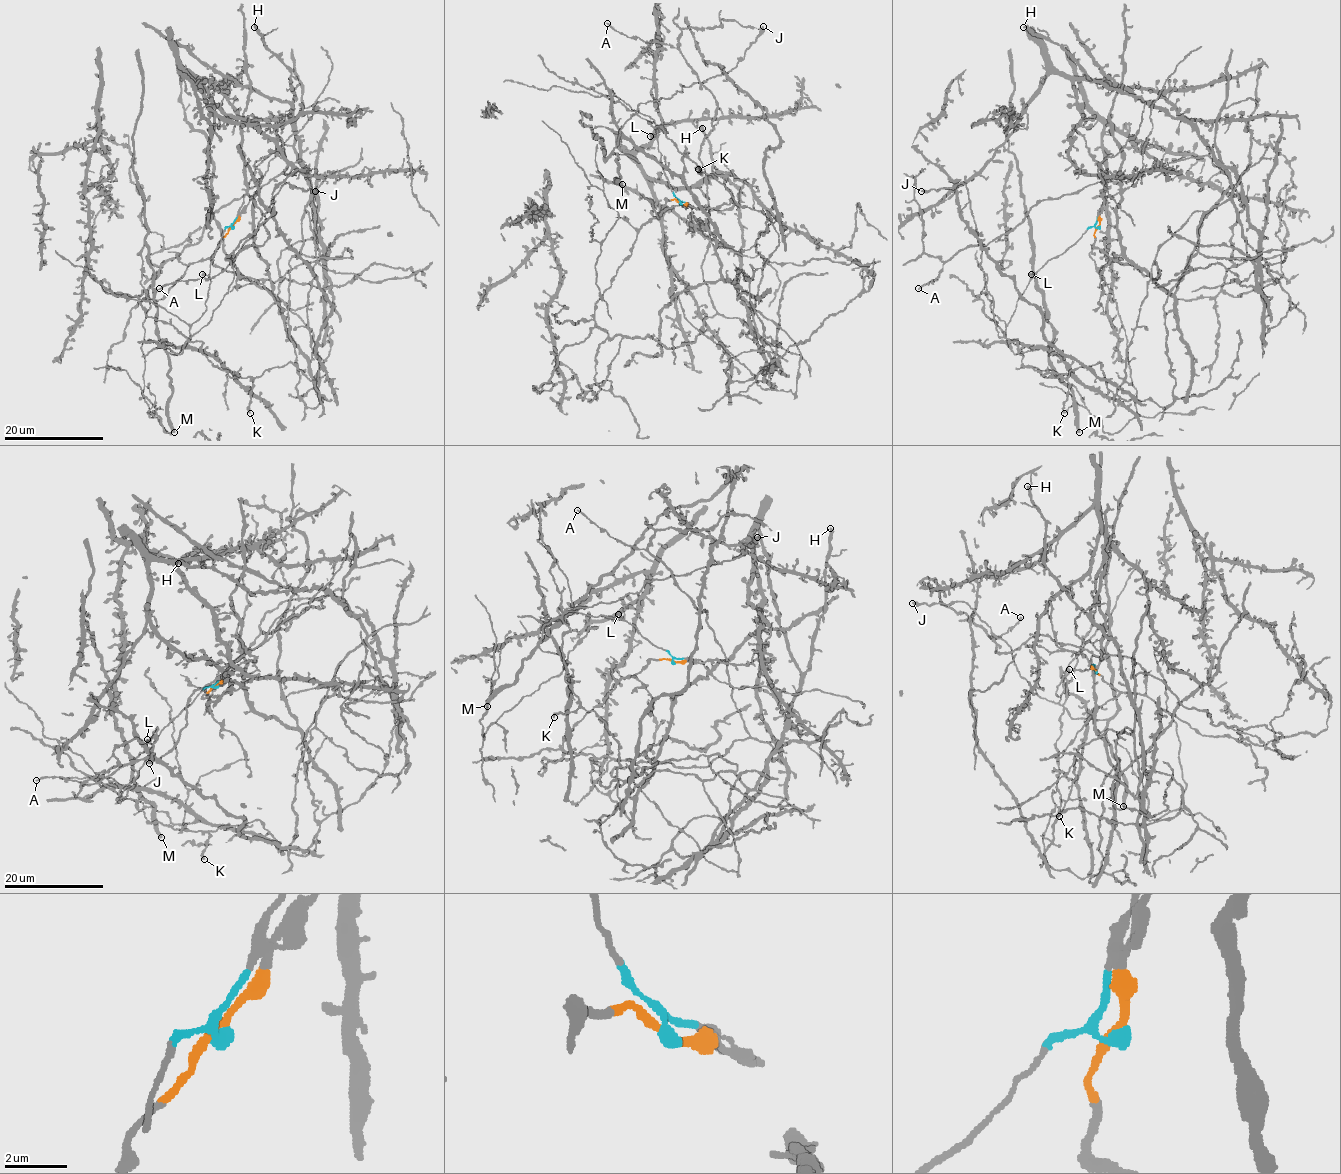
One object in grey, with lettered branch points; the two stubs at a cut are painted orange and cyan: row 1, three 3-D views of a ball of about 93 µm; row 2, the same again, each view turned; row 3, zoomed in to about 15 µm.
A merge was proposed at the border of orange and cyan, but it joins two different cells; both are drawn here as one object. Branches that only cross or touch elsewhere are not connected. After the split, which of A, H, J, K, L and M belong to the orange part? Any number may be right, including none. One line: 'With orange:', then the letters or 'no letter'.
With orange: A, H, K

